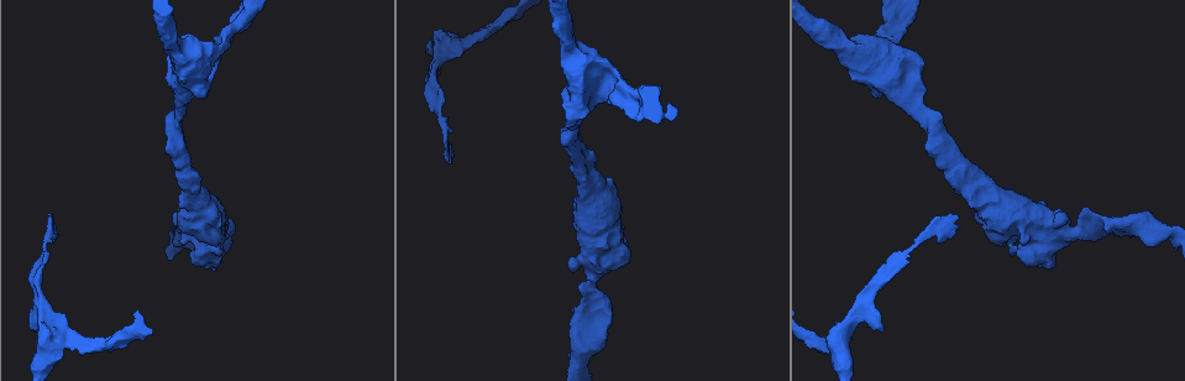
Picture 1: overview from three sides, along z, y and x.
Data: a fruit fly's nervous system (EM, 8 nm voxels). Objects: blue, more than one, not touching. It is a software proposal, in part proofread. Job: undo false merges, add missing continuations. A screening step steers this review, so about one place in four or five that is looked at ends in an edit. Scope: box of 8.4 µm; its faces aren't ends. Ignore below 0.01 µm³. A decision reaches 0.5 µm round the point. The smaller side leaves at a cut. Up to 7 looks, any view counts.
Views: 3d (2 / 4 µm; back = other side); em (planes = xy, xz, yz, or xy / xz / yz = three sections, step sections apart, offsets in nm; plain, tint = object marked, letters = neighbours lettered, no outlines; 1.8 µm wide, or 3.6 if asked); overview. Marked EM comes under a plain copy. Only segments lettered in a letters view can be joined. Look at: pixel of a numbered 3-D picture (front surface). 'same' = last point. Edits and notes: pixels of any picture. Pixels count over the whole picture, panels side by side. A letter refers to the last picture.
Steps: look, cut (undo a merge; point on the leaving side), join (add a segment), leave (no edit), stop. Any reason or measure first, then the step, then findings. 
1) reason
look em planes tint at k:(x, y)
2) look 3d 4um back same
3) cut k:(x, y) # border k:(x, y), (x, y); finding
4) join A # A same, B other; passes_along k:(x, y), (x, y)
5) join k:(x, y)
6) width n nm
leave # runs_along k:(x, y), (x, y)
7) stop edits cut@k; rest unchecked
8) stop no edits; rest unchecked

an open end
look em planes letters at 1:(34, 330)

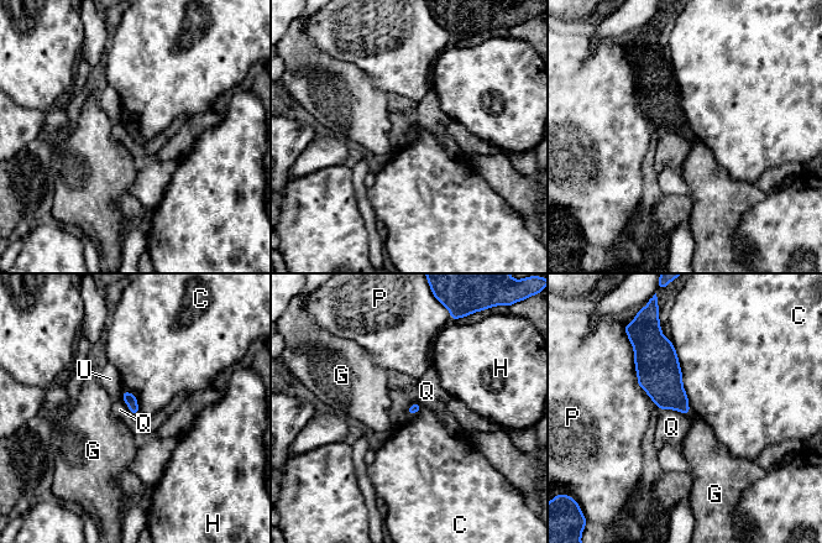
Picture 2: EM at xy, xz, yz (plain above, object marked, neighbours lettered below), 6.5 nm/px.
longest_contact C 480 nm
leave # C other, G other, H other, P other, Q other, U other; none of them fits

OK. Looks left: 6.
calibre changes
look em 3.6um planes tint at 1:(196, 201)

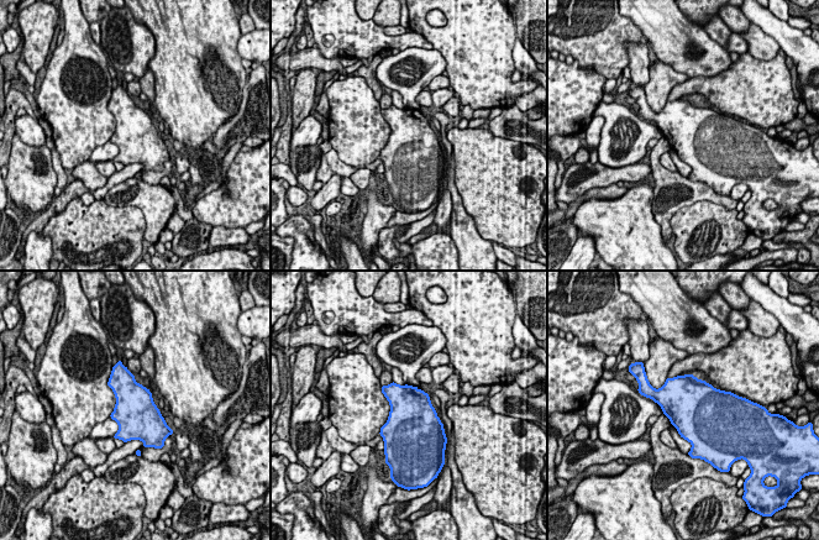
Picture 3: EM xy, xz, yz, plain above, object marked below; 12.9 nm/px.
look em 3.6um planes letters same

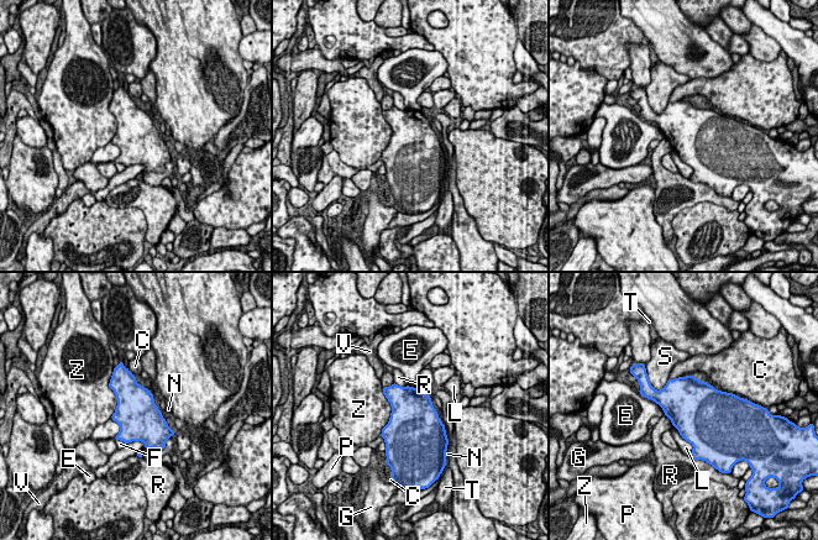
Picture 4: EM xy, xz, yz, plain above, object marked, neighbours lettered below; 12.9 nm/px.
leave # C other, E other, F other, G other, L other, N other, P other, R other, S other, T other, V other, Z other; border 4:(116, 439), (125, 444); one cell here

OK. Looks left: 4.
thin end
look 3d 4um back at 1:(957, 217)

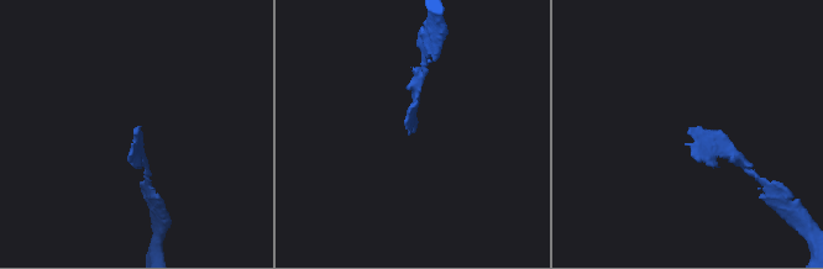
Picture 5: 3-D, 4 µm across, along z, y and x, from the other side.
look em yz step 4 letters at 5:(688, 131)

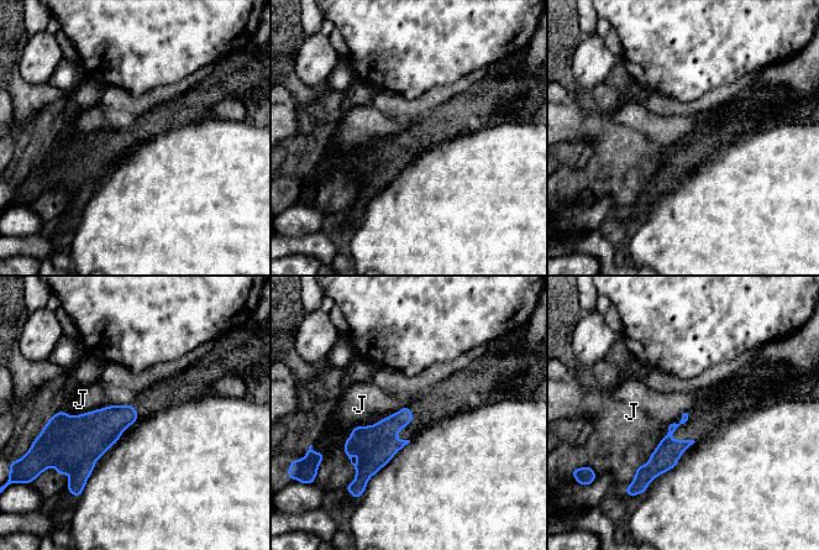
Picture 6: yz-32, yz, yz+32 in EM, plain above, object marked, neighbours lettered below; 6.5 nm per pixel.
look em planes letters same

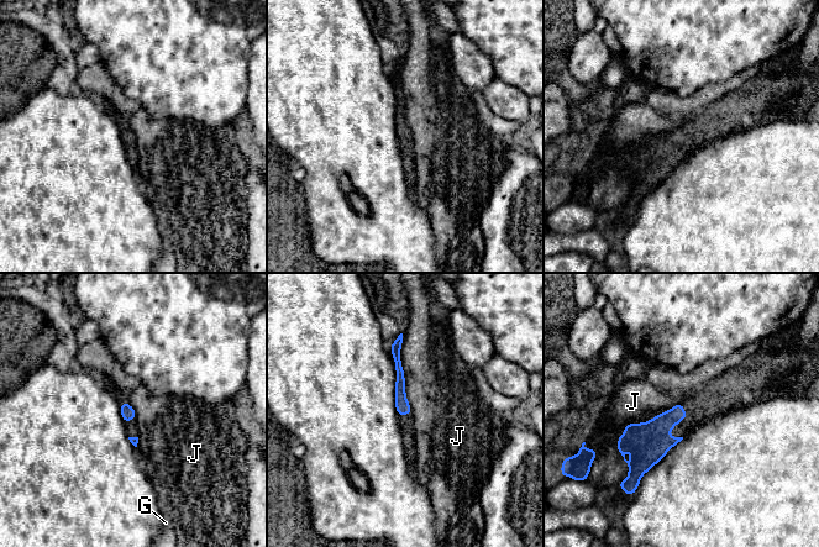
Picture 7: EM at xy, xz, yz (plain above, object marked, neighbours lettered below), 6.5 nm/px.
longest_contact J 500 nm
leave # G other, J other; border 7:(681, 404), (628, 424), (617, 451); no lettered segment goes on from it

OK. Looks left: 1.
stop no edits; rest unchecked

